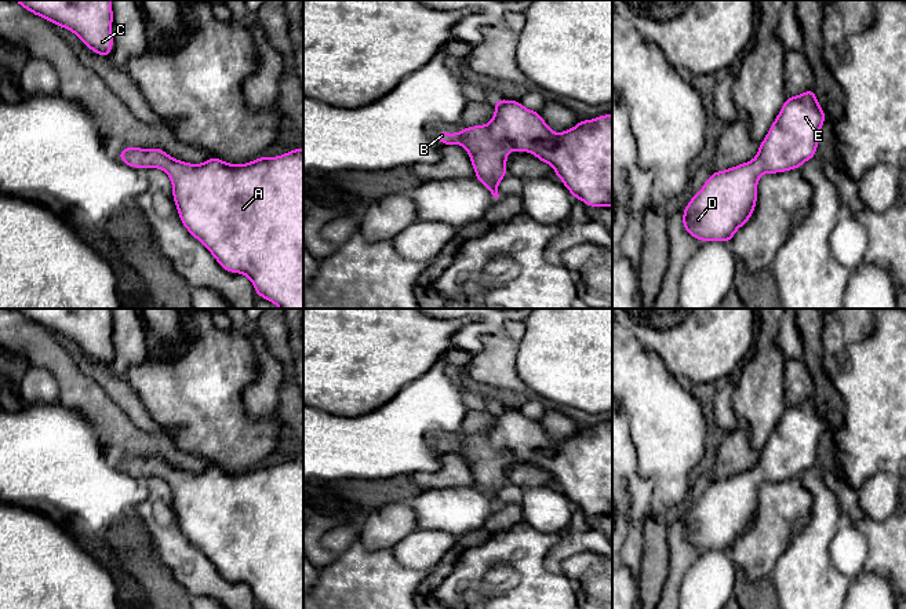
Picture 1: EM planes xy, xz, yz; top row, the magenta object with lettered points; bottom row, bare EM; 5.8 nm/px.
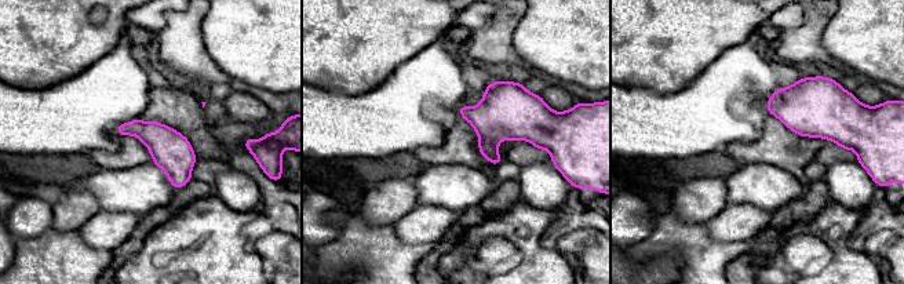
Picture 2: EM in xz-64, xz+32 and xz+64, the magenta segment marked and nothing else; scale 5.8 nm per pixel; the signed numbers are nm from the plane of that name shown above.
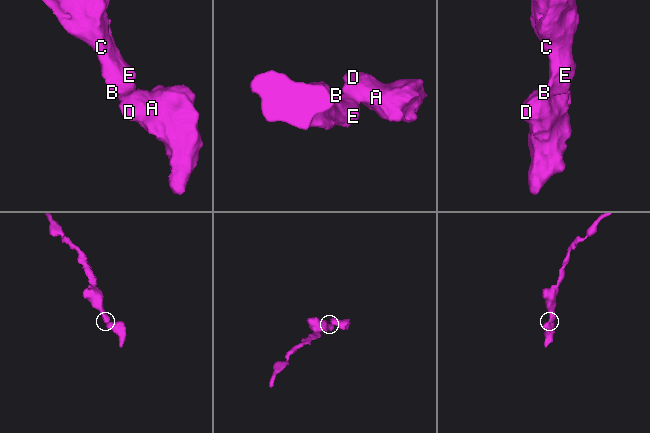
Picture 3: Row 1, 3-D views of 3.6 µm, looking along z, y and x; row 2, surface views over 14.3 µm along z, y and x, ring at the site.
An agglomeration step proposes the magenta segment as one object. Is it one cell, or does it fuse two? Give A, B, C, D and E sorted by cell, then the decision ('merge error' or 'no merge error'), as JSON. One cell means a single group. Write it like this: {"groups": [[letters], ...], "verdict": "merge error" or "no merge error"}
{"groups": [["A", "B", "C", "D", "E"]], "verdict": "no merge error"}

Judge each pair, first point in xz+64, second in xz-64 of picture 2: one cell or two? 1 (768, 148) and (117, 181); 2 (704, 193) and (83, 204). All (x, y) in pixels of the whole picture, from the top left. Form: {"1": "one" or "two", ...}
{"1": "two", "2": "one"}

